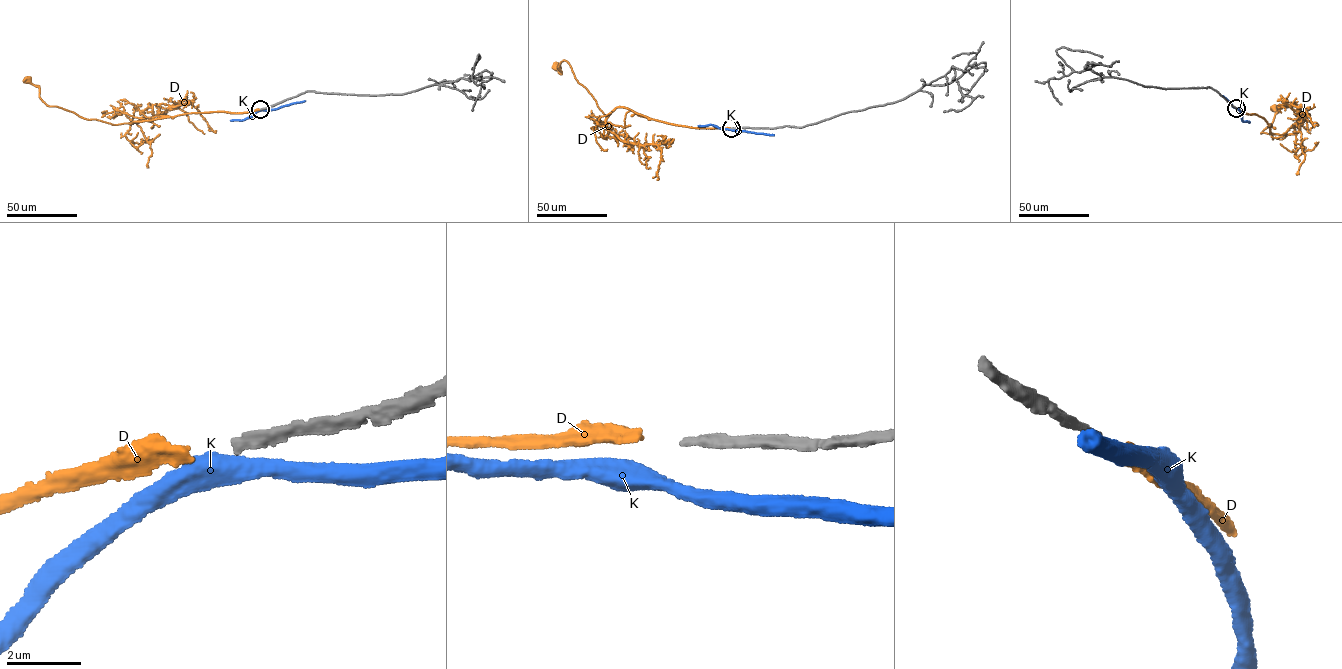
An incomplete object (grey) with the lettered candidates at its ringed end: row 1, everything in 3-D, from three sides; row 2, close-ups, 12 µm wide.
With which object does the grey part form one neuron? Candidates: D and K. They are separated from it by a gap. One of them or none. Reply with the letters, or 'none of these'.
D

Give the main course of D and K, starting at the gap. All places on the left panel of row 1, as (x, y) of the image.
D: (259, 109), (188, 113), (115, 124), (87, 119), (46, 105), (39, 96), (39, 88), (27, 81)
K: (261, 109), (305, 100)

